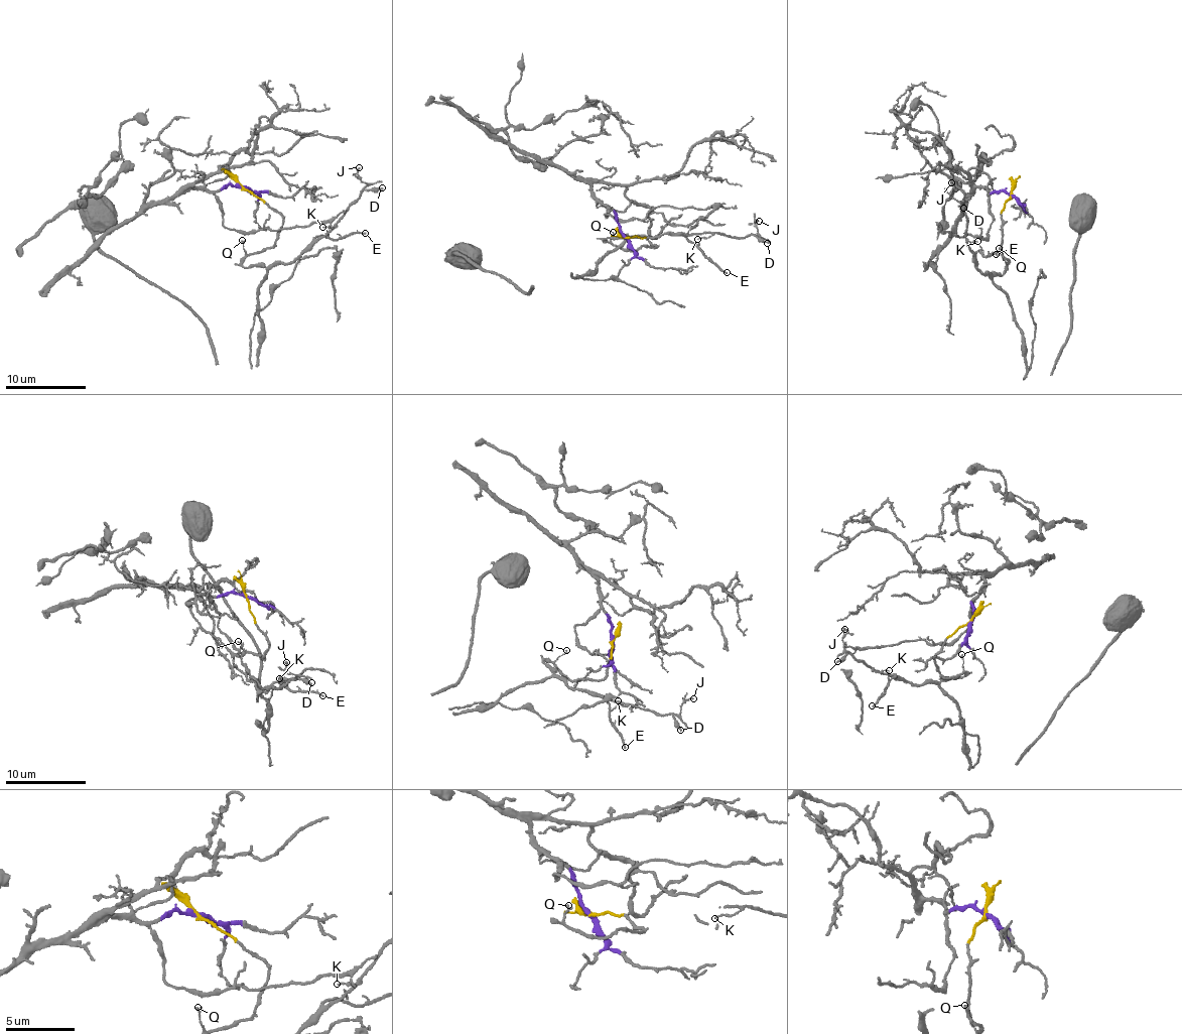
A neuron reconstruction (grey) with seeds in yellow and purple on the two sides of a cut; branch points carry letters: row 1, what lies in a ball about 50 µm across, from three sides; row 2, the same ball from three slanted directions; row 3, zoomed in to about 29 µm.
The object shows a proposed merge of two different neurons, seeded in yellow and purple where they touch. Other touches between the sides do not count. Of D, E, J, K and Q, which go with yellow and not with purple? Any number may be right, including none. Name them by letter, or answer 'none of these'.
D, E, J, K, Q

